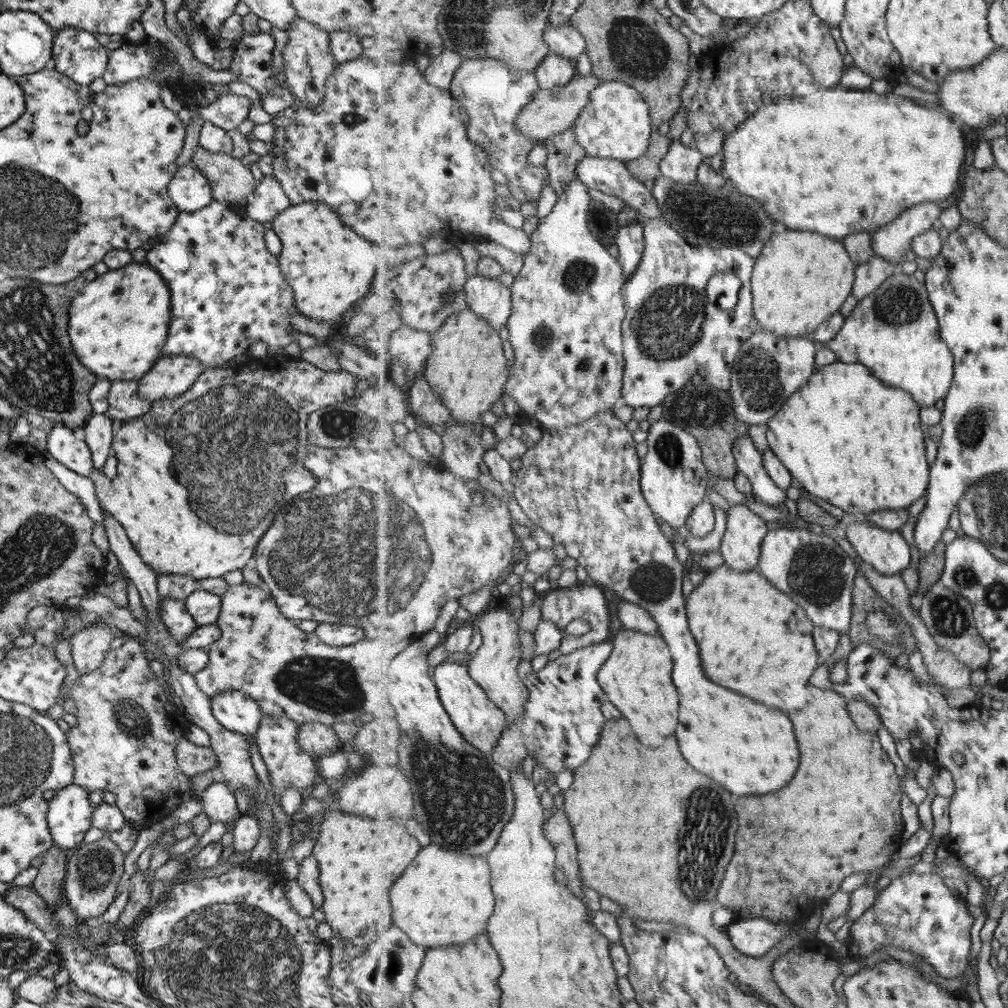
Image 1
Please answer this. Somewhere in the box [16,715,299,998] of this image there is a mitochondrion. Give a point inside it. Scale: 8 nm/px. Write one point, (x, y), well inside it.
(95, 871)

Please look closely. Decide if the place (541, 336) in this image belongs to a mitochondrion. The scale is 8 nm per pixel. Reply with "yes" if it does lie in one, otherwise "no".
yes

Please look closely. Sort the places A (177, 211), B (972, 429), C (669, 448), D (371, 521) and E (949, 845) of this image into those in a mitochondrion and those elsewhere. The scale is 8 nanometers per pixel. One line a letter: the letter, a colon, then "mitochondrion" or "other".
A: other
B: mitochondrion
C: mitochondrion
D: mitochondrion
E: other

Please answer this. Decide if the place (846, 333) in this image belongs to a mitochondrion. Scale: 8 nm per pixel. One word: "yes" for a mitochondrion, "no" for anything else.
no

